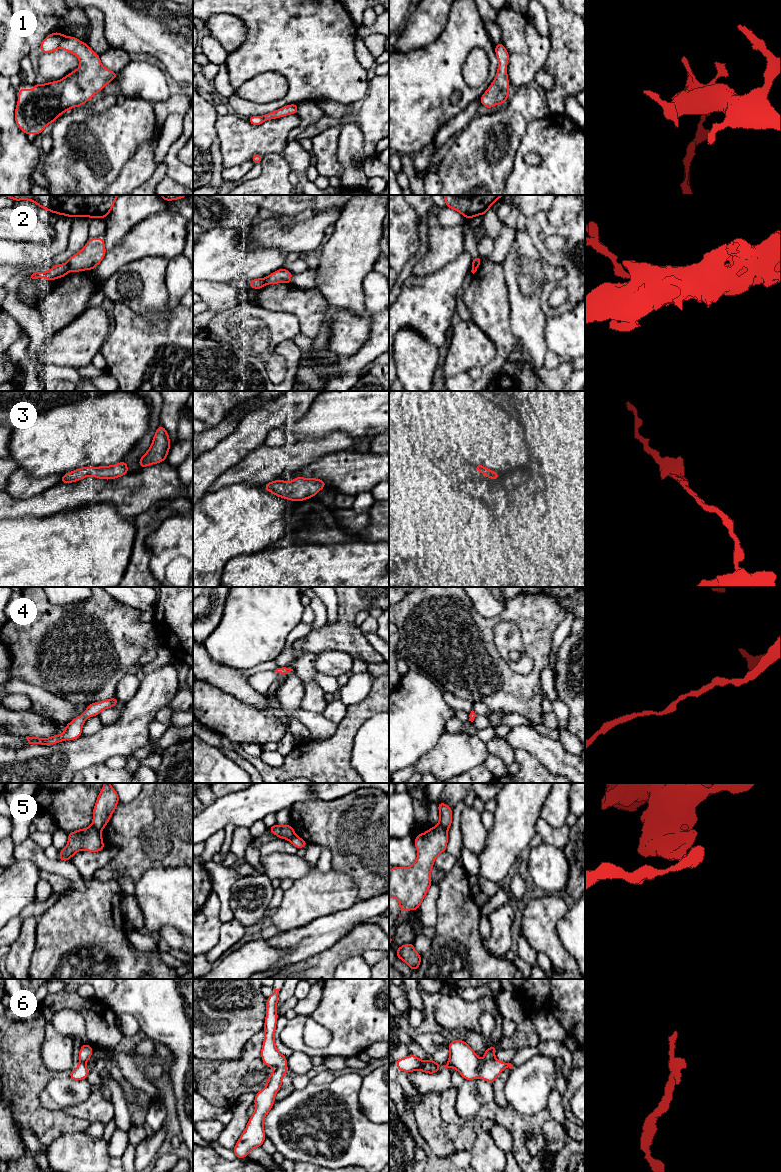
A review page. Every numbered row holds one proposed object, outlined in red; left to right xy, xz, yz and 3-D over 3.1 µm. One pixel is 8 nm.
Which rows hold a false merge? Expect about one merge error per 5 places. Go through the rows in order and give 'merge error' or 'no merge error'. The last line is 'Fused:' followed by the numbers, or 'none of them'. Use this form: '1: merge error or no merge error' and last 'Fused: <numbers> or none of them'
1: no merge error
2: merge error
3: no merge error
4: no merge error
5: merge error
6: no merge error
Fused: 2, 5

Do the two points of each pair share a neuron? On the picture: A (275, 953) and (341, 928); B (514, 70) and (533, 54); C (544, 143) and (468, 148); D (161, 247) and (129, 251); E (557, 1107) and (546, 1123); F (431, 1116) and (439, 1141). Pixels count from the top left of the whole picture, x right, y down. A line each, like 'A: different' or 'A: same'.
A: different
B: same
C: different
D: same
E: different
F: same

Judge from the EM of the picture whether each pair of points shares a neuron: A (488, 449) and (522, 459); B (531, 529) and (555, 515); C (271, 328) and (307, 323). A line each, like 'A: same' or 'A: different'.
A: same
B: different
C: different

